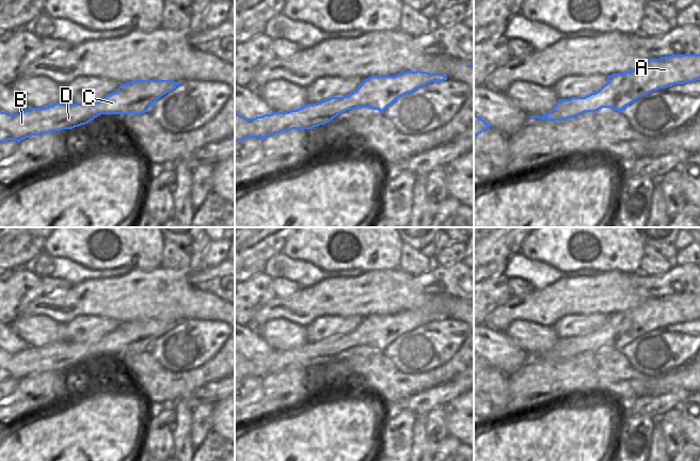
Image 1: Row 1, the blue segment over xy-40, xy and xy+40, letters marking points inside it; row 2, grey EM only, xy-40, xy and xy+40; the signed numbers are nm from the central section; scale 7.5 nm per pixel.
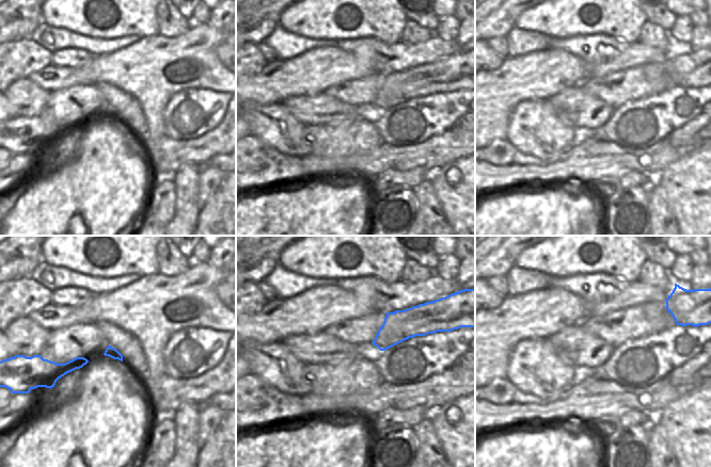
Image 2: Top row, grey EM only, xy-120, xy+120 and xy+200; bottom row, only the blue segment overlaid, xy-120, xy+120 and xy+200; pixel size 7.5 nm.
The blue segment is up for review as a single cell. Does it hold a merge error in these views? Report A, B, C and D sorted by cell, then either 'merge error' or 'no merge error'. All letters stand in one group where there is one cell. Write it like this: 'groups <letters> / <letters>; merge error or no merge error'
groups A B C D; no merge error

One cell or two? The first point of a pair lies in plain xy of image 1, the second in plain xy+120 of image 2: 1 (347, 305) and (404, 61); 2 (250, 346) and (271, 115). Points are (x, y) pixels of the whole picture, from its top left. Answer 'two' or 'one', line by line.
1: two
2: one

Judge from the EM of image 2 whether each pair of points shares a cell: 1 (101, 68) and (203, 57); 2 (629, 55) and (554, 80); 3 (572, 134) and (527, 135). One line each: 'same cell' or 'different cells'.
1: same cell
2: different cells
3: same cell

